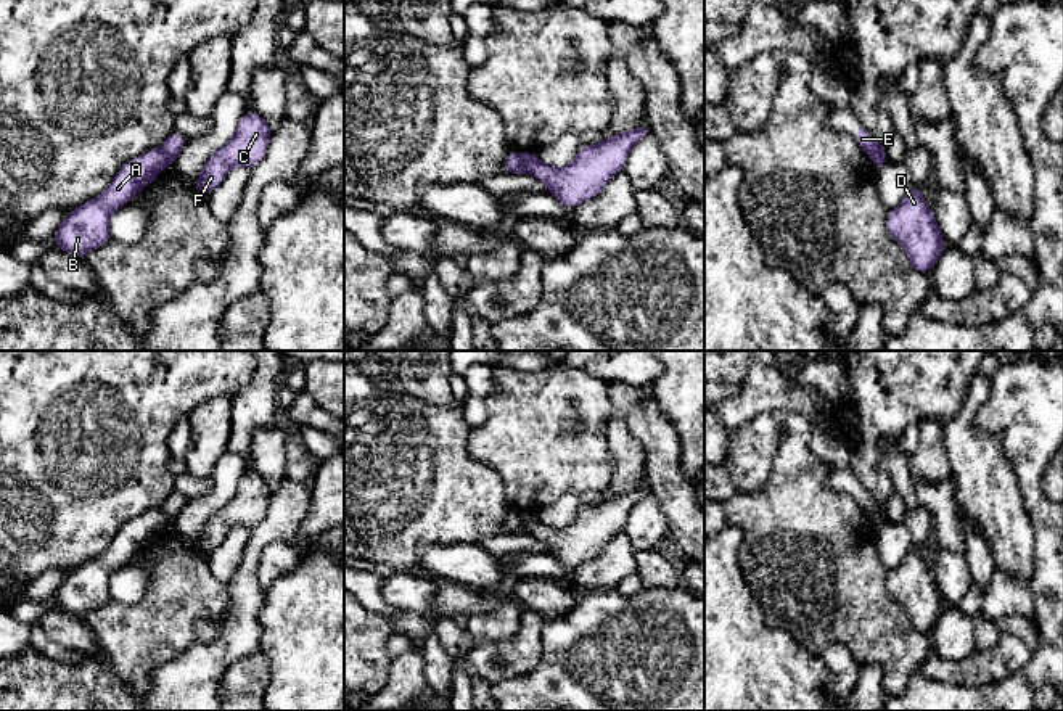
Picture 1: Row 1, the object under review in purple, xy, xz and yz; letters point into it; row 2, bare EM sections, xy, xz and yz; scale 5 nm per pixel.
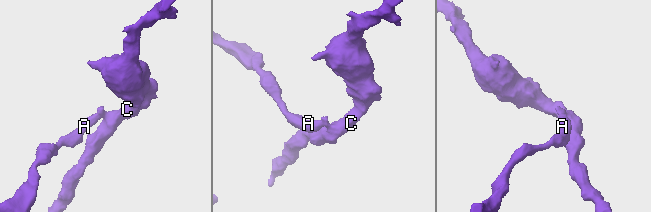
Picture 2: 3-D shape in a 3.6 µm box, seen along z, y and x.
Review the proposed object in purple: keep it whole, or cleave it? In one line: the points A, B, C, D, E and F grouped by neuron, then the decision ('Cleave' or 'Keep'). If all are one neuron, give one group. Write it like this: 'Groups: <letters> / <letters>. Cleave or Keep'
Groups: A B / C D E F. Cleave

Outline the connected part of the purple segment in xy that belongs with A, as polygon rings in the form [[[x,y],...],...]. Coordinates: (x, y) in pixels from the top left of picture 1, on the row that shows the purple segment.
[[[159,148],[125,162],[100,196],[69,211],[53,233],[55,246],[77,257],[101,248],[111,240],[109,217],[150,185],[170,162]]]

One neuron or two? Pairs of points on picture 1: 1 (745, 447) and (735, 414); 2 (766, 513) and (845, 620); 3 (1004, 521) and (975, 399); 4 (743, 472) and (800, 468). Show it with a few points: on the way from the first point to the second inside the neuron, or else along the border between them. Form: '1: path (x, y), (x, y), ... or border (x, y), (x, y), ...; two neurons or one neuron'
1: border (769, 412), (761, 412), (732, 430); two neurons
2: path (792, 539), (809, 557), (817, 575), (837, 594); one neuron
3: path (988, 491), (976, 456), (967, 446), (967, 430); one neuron
4: border (780, 441), (769, 480), (755, 491), (740, 491); two neurons

